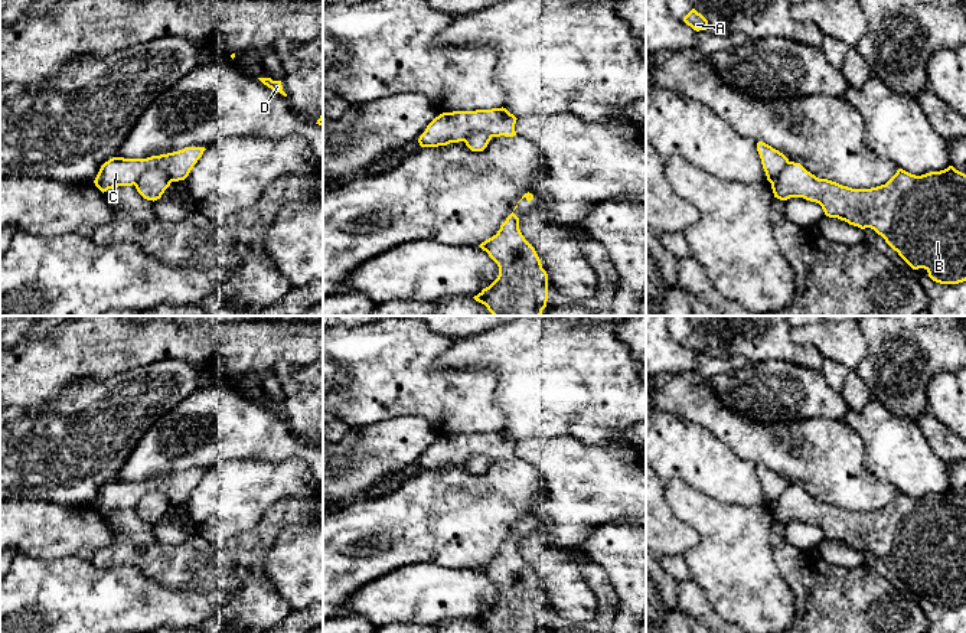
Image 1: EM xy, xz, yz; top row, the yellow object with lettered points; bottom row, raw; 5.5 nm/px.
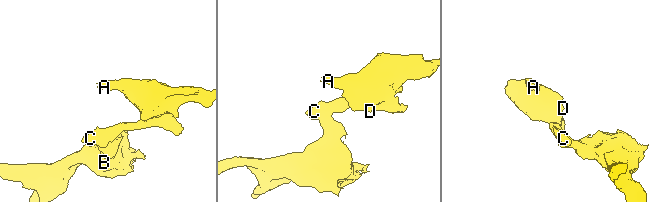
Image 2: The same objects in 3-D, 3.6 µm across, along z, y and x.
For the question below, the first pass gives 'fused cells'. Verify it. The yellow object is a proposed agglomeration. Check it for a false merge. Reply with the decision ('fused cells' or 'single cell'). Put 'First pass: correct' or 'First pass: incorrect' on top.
First pass: correct
fused cells

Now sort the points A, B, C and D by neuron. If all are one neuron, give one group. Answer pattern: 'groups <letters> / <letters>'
groups A C D / B

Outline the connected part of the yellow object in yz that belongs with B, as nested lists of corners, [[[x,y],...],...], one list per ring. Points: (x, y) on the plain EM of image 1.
[[[789,484],[771,512],[780,523],[803,521],[819,526],[829,541],[874,552],[913,593],[924,591],[936,606],[966,604],[966,497],[953,489],[921,499],[898,492],[885,508],[852,512],[819,502],[800,486]]]

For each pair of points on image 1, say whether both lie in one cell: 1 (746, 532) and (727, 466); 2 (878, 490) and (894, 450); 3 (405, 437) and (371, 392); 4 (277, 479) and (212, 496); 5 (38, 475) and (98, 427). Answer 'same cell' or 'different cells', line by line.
1: different cells
2: different cells
3: different cells
4: same cell
5: same cell

